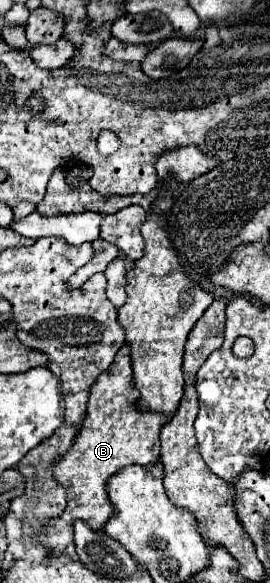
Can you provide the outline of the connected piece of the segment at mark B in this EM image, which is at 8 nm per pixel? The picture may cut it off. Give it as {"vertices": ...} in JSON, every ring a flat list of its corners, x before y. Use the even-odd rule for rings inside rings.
{"vertices":[[122,346,112,366,100,374,100,378,92,386,90,402,88,402,88,418,74,440,74,446,68,454,54,462,56,480,66,488,68,506,64,516,56,522,50,522,44,530,40,530,40,542,50,546,50,554,64,552,68,546,74,546,72,540,72,524,74,520,84,520,90,528,102,528,106,520,112,516,112,504,106,494,106,478,116,474,120,468,130,464,156,464,160,460,160,424,168,422,166,414,144,412,136,404,140,398,134,380,132,380,132,364,130,364,130,348]]}

